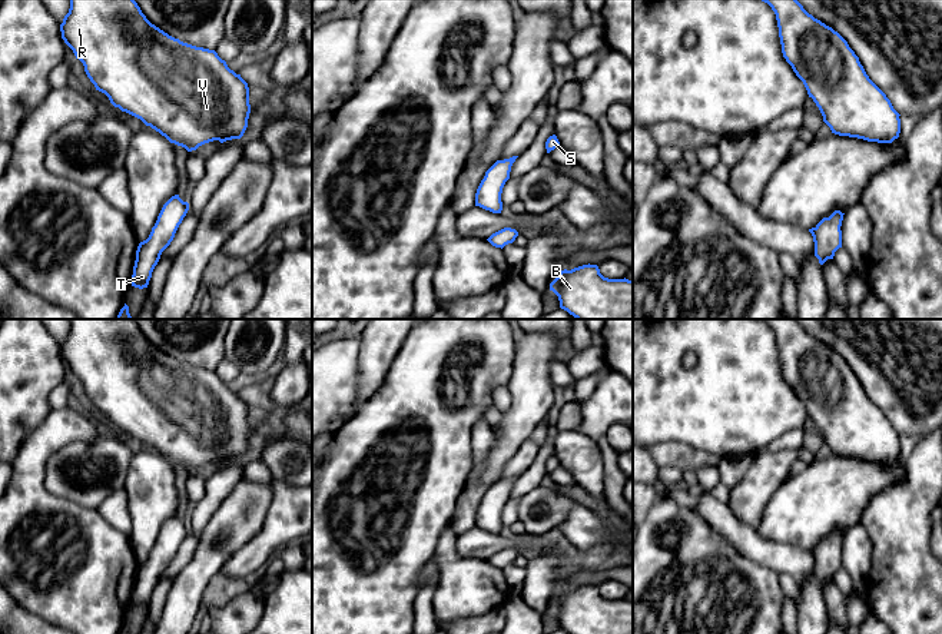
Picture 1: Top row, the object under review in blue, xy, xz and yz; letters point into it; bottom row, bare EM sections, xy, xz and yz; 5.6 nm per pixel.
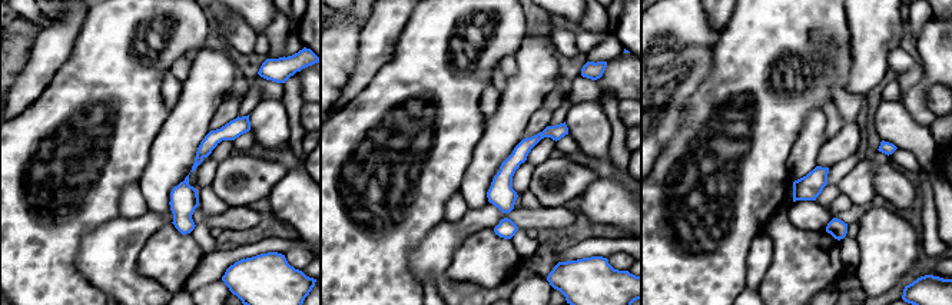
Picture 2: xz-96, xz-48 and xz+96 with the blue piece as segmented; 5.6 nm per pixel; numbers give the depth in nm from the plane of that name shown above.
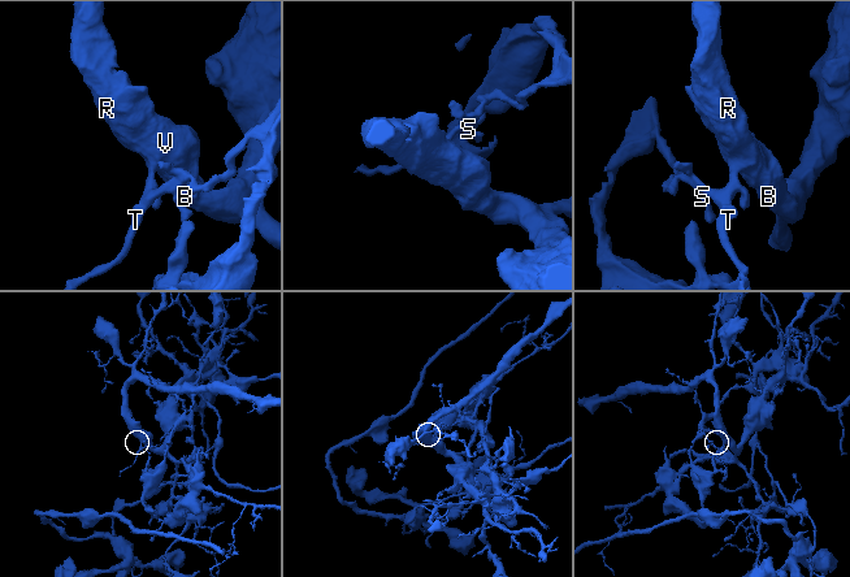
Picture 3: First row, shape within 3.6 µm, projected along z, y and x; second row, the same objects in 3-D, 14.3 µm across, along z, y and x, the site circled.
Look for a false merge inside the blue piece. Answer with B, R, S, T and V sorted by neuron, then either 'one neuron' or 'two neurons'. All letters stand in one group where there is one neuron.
groups B R T V / S; two neurons

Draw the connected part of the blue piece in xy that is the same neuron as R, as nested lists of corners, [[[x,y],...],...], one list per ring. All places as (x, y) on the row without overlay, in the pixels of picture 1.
[[[133,319],[69,321],[69,333],[60,345],[62,359],[83,384],[96,411],[105,414],[115,428],[140,439],[188,472],[213,461],[223,464],[243,457],[251,434],[249,408],[215,371],[196,368],[169,356],[146,339]]]

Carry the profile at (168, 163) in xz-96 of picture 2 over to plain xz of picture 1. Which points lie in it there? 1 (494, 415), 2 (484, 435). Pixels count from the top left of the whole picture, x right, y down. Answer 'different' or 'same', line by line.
1: different
2: different

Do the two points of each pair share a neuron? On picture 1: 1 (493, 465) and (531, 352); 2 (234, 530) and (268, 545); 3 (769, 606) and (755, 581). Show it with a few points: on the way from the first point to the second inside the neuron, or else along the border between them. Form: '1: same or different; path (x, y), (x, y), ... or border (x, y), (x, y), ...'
1: same; path (510, 437), (530, 405), (531, 381)
2: different; border (268, 508), (261, 530), (226, 560)
3: same; path (763, 600), (755, 591), (755, 587)

